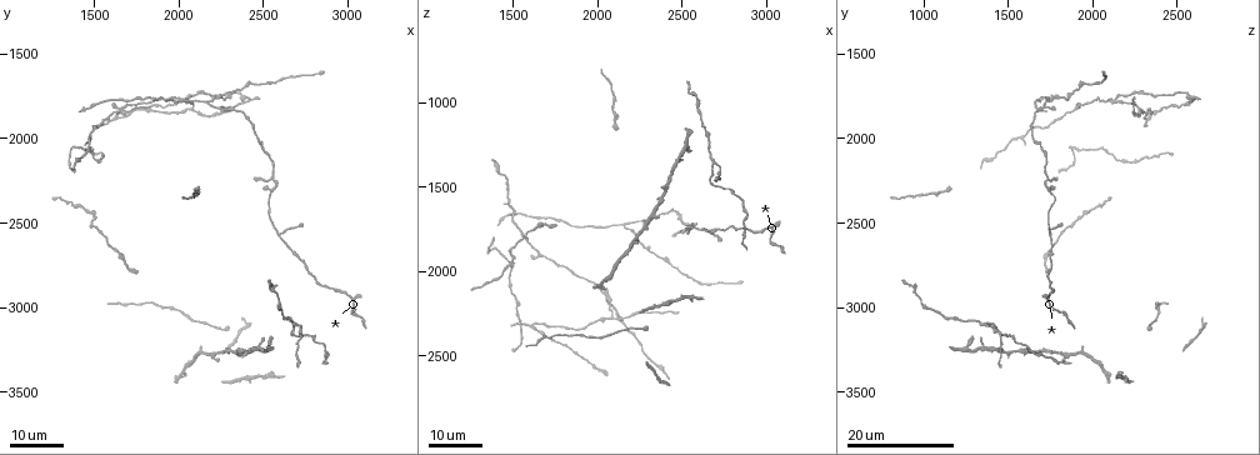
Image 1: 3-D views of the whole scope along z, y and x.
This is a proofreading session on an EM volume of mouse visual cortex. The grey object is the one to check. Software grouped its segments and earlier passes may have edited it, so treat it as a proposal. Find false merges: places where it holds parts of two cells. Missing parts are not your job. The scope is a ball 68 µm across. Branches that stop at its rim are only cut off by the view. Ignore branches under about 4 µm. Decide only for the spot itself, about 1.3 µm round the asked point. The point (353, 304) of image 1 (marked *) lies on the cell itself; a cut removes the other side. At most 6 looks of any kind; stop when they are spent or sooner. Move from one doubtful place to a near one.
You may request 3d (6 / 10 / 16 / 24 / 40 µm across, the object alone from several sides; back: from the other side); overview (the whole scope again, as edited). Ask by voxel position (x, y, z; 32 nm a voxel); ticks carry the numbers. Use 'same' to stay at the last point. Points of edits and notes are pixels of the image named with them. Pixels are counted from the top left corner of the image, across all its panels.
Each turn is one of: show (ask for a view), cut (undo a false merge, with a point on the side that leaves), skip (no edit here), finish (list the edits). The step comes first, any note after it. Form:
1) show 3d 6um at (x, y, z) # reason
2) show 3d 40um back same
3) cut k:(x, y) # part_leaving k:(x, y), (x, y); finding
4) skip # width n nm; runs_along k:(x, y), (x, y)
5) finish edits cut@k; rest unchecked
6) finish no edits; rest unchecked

show 3d 24um at (2580, 2580, 1740) # three arms meet

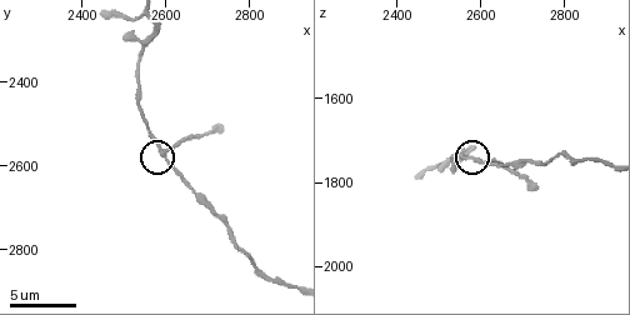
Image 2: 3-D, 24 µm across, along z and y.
show 3d 10um at (2600, 2565, 1750)

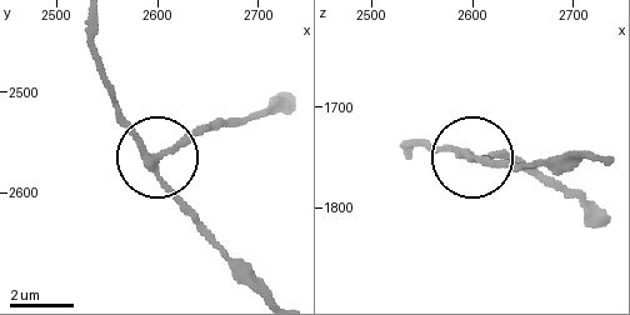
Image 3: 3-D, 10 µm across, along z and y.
show 3d 10um back at (2596, 2564, 1748)

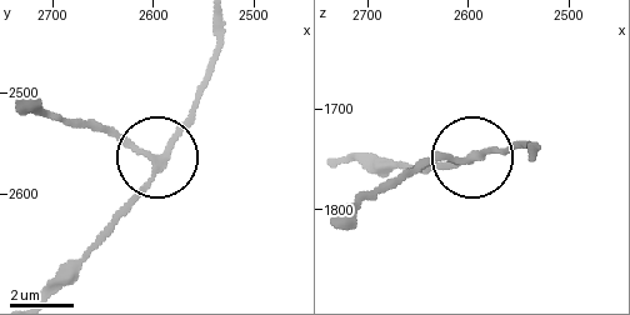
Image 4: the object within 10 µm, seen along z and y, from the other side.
skip # runs_along 4:(45, 290), (153, 169), (146, 155), (93, 124); continuous, no second cell

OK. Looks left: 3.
show 3d 16um at (2700, 3100, 1340) # three arms meet

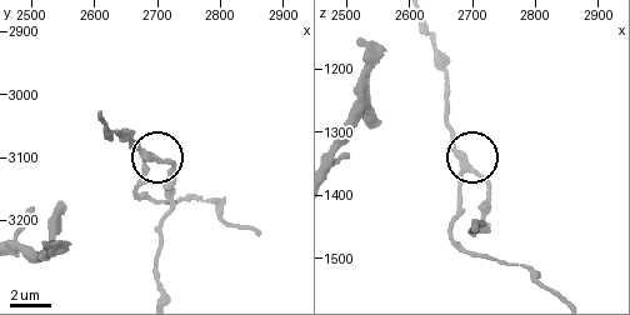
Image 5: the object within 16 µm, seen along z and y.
show 3d 10um at (2695, 3105, 1360) # closer look

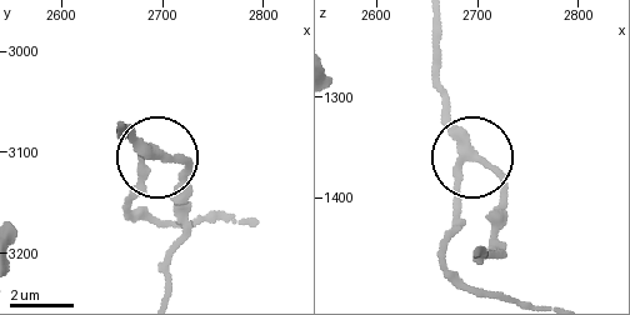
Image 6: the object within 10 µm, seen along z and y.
skip # width 260 nm; runs_along 6:(488, 294), (446, 254), (463, 165), (495, 173), (503, 211); continuous, no second cell

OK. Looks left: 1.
finish no edits; rest unchecked

